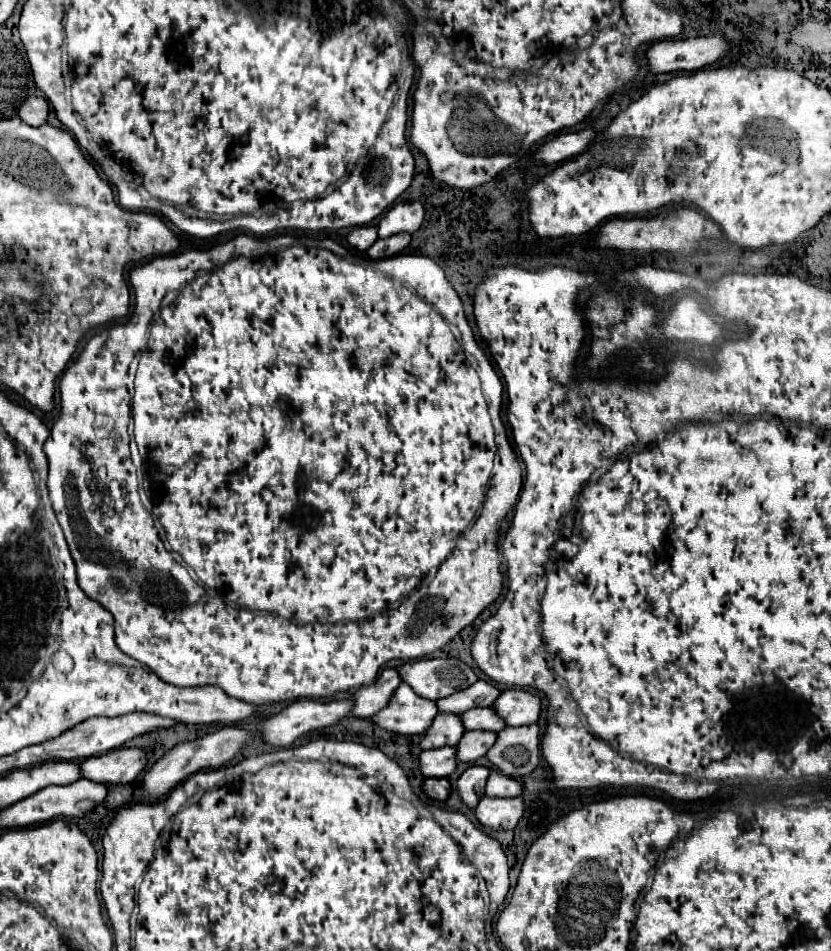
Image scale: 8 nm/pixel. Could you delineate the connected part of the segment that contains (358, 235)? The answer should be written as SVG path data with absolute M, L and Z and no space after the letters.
M366 225L366 227L356 227L354 231L350 231L348 235L348 243L358 249L358 251L366 251L370 247L370 243L374 243L374 239L378 239L378 229L374 225Z

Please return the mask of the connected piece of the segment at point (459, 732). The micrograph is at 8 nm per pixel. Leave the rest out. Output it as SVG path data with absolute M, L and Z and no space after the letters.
M438 713L430 731L422 741L422 749L434 749L444 745L456 745L464 735L464 725L456 713Z

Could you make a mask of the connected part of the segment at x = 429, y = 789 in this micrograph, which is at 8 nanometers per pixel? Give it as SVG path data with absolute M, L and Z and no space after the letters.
M428 777L424 781L424 791L430 799L436 801L446 801L450 797L450 781L446 777Z

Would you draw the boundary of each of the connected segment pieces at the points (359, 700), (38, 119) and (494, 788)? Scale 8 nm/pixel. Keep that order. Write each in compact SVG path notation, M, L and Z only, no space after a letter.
M384 669L380 673L380 677L366 687L360 687L354 695L356 707L352 711L352 715L356 717L370 717L376 715L378 711L382 711L382 707L386 707L394 695L394 691L400 687L402 677L398 675L396 669Z
M30 97L22 103L18 115L22 121L26 121L32 127L40 127L48 121L48 113L50 113L50 105L44 97Z
M492 771L486 783L488 797L518 797L522 795L522 785L514 777L504 775L502 771Z

